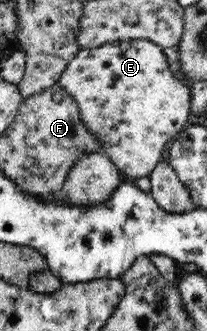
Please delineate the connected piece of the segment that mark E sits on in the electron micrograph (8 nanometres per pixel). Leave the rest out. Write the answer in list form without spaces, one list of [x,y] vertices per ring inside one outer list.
[[[149,40],[117,41],[102,47],[83,49],[67,63],[57,83],[77,100],[81,121],[85,122],[89,132],[101,138],[104,153],[129,177],[148,176],[163,161],[167,143],[190,124],[189,85],[176,79],[163,55],[163,49]]]

